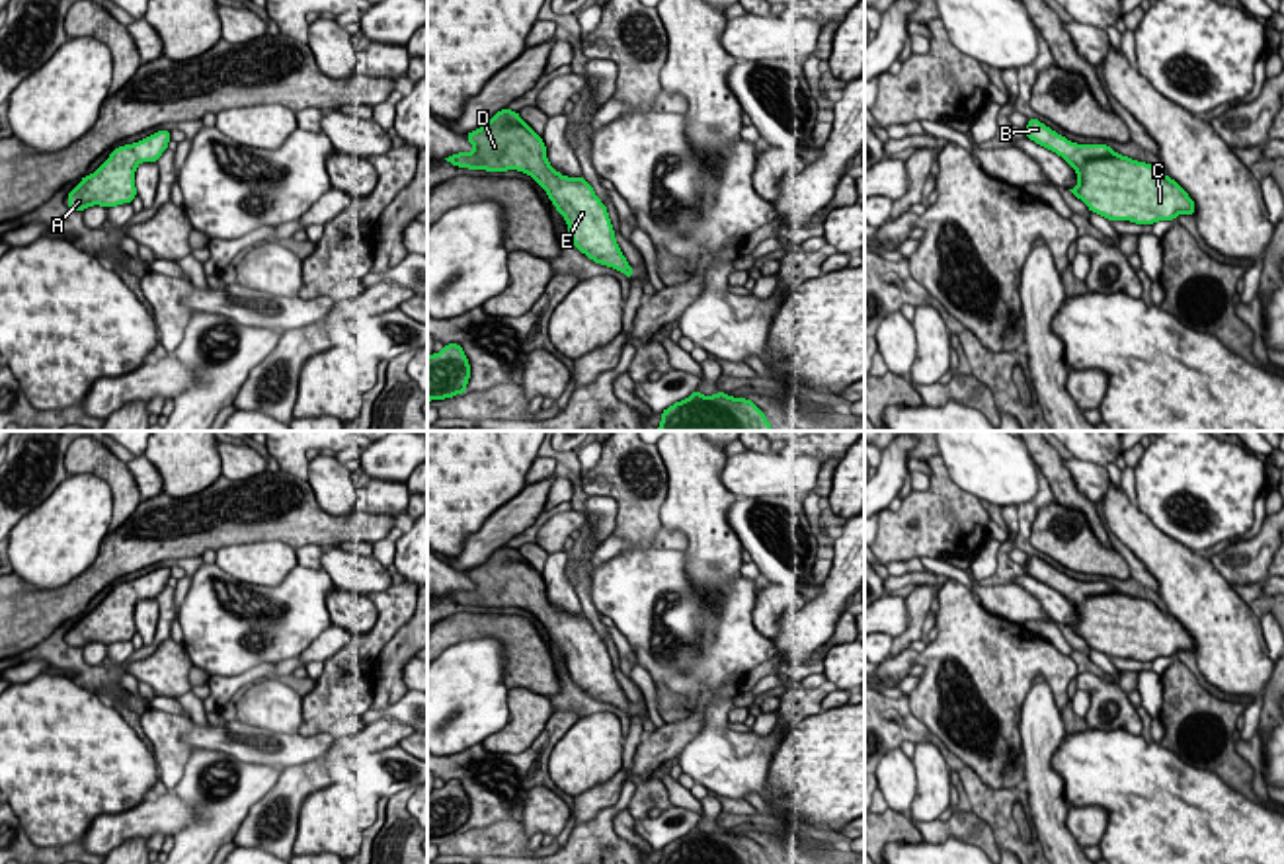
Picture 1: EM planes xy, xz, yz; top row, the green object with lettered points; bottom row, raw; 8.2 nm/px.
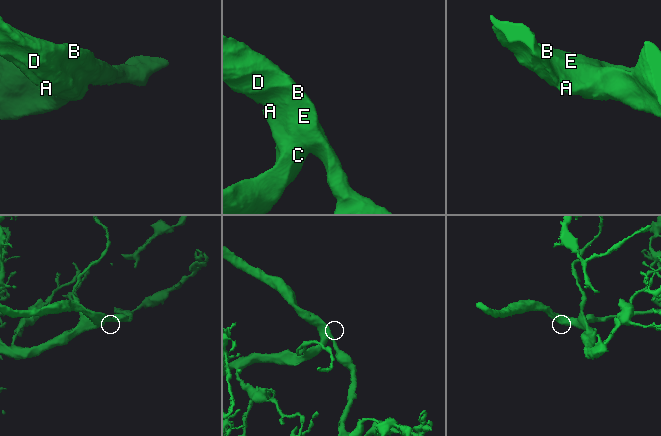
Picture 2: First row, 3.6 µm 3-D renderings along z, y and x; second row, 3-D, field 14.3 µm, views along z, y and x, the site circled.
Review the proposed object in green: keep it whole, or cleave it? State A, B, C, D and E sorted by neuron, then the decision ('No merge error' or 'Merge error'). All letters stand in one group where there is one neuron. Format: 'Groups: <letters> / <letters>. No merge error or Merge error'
Groups: A B C D E. No merge error

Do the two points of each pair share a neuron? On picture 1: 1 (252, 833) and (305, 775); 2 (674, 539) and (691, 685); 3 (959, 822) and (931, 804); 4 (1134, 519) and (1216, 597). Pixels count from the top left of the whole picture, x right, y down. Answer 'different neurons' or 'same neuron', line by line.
1: same neuron
2: different neurons
3: different neurons
4: same neuron

